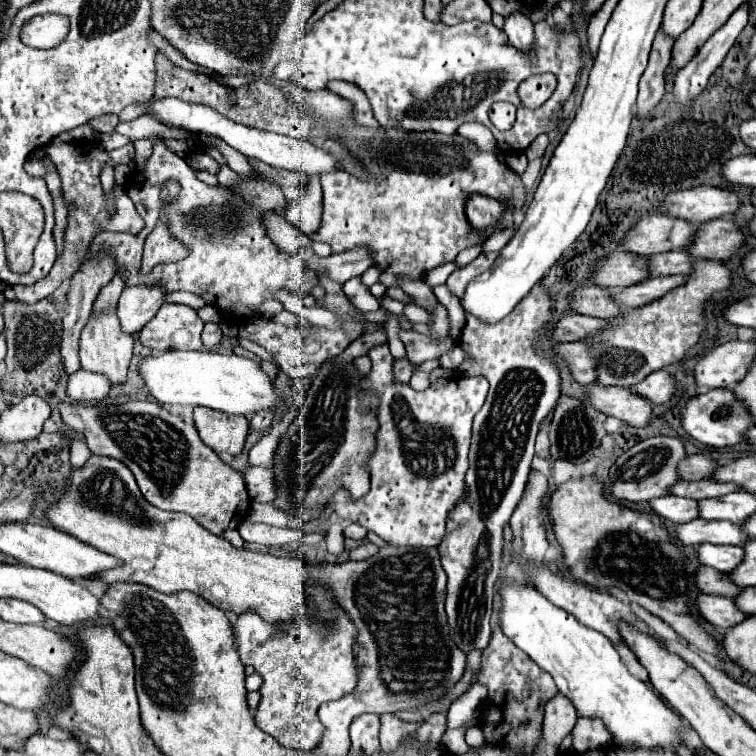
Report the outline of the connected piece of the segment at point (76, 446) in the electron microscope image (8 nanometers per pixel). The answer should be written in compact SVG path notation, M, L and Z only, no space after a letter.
M71 439L69 449L71 449L71 465L73 467L83 467L85 461L89 459L89 455L91 455L87 443L79 441L79 439Z

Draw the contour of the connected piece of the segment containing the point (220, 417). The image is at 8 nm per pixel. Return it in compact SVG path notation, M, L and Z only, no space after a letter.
M195 407L195 427L201 441L215 453L221 453L225 457L237 457L243 451L249 421L243 415Z

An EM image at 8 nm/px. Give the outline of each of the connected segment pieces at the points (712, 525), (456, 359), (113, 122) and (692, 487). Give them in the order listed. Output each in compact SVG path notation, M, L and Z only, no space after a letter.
M707 519L677 525L673 535L677 541L681 541L681 545L703 545L703 543L745 545L747 541L747 533L743 531L741 525L735 525L731 521L707 521Z
M455 345L453 349L449 349L447 353L443 353L443 355L439 357L439 363L441 363L441 367L445 367L445 369L457 369L465 359L467 359L467 353L465 353L459 345Z
M105 113L105 115L95 117L95 119L89 121L91 129L97 131L97 133L111 133L117 127L117 123L119 123L119 119L117 119L115 113Z
M701 479L701 481L681 481L681 485L673 487L673 493L677 497L693 497L693 499L705 499L705 497L723 497L727 493L741 491L739 485L735 483L721 483L715 479Z

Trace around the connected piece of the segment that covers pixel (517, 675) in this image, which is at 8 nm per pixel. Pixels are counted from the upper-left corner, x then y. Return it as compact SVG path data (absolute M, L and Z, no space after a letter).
M493 623L493 635L483 651L483 669L479 679L487 685L489 697L483 703L483 731L487 745L505 743L507 747L521 749L523 755L533 753L537 743L541 741L541 725L543 725L543 707L557 693L553 677L545 673L537 663L531 661L527 653L521 653L513 641L509 641L497 623Z

